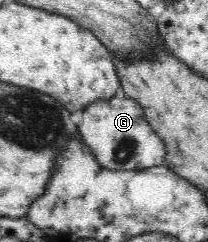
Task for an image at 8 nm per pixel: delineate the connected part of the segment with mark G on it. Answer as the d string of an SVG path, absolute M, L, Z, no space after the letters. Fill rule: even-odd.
M128 96L100 99L82 111L79 133L92 155L104 168L113 171L140 171L165 165L166 148L162 138L145 118L143 107Z

